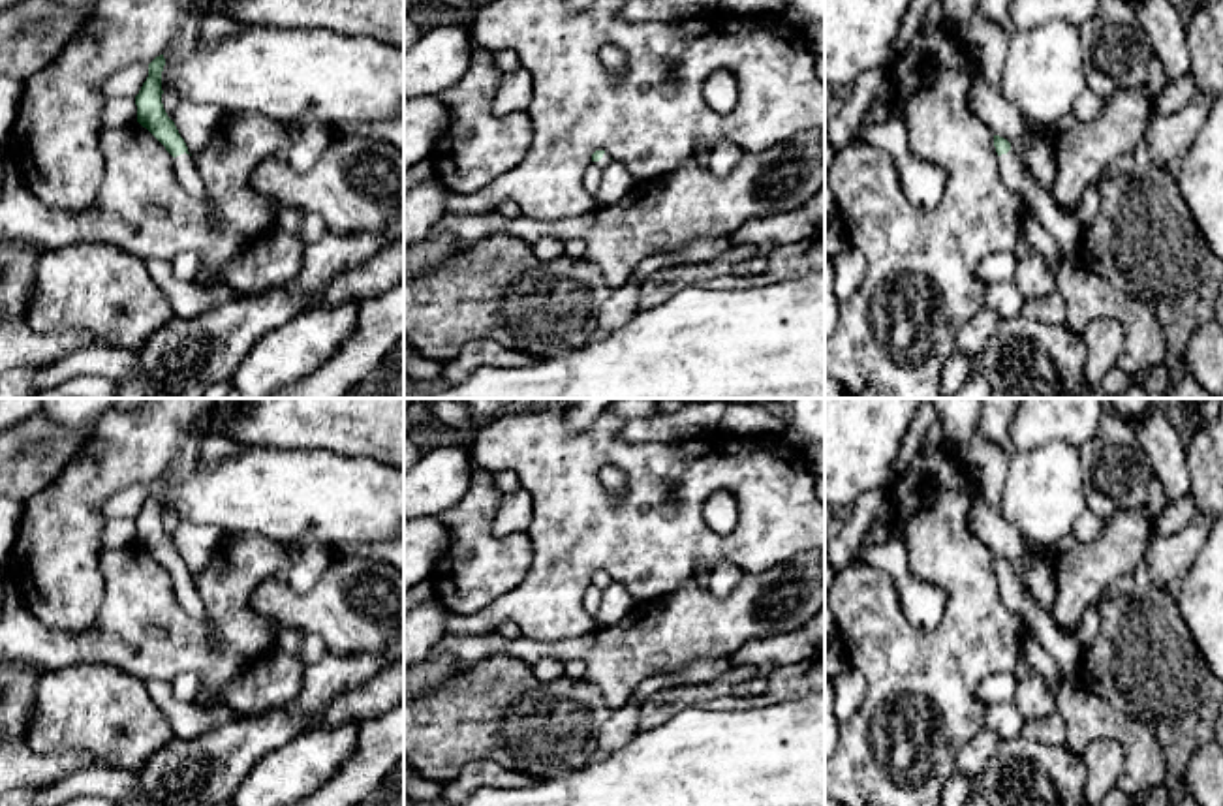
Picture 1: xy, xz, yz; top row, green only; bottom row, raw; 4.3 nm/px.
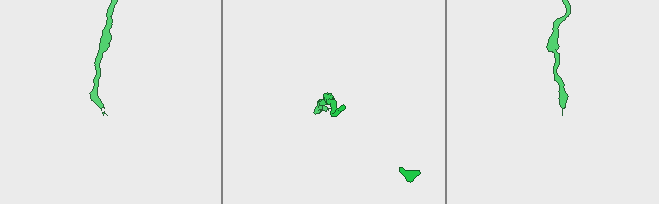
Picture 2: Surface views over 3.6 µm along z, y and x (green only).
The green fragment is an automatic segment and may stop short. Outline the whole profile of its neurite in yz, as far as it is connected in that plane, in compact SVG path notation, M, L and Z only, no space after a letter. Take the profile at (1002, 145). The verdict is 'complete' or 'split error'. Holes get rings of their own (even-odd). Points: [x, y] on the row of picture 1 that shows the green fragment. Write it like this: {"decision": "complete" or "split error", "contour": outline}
{"decision": "split error", "contour": "M994 135L1005 188L1018 195L1026 212L1033 214L1058 244L1065 261L1080 259L1084 224L1076 212L1061 209L1045 186L1022 165L1011 150L1011 143Z"}

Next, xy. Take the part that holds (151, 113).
{"decision": "split error", "contour": "M163 54L156 56L148 64L148 77L135 96L137 122L147 128L173 156L175 171L180 186L195 199L207 201L209 194L199 171L194 165L194 158L188 152L184 139L180 137L175 122L167 116L162 103L162 71L165 66Z"}

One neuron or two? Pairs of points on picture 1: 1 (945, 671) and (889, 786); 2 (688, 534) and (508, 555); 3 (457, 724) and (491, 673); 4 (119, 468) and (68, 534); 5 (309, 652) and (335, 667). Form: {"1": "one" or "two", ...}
{"1": "one", "2": "two", "3": "one", "4": "one", "5": "two"}

